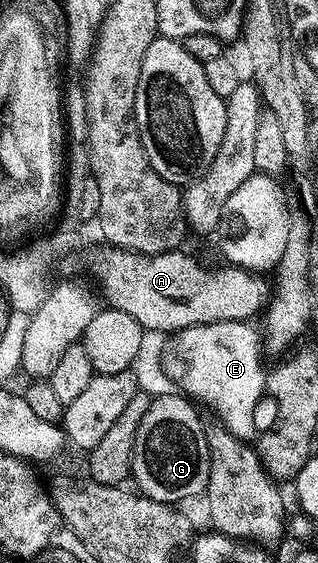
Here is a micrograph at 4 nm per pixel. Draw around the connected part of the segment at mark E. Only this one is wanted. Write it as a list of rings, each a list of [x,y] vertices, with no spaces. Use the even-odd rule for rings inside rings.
[[[227,321],[226,323],[206,323],[180,329],[167,338],[164,345],[164,373],[176,385],[182,385],[191,396],[199,395],[207,399],[218,413],[221,424],[238,439],[251,442],[257,436],[256,408],[266,397],[266,364],[260,354],[260,337],[255,324],[247,321]]]

